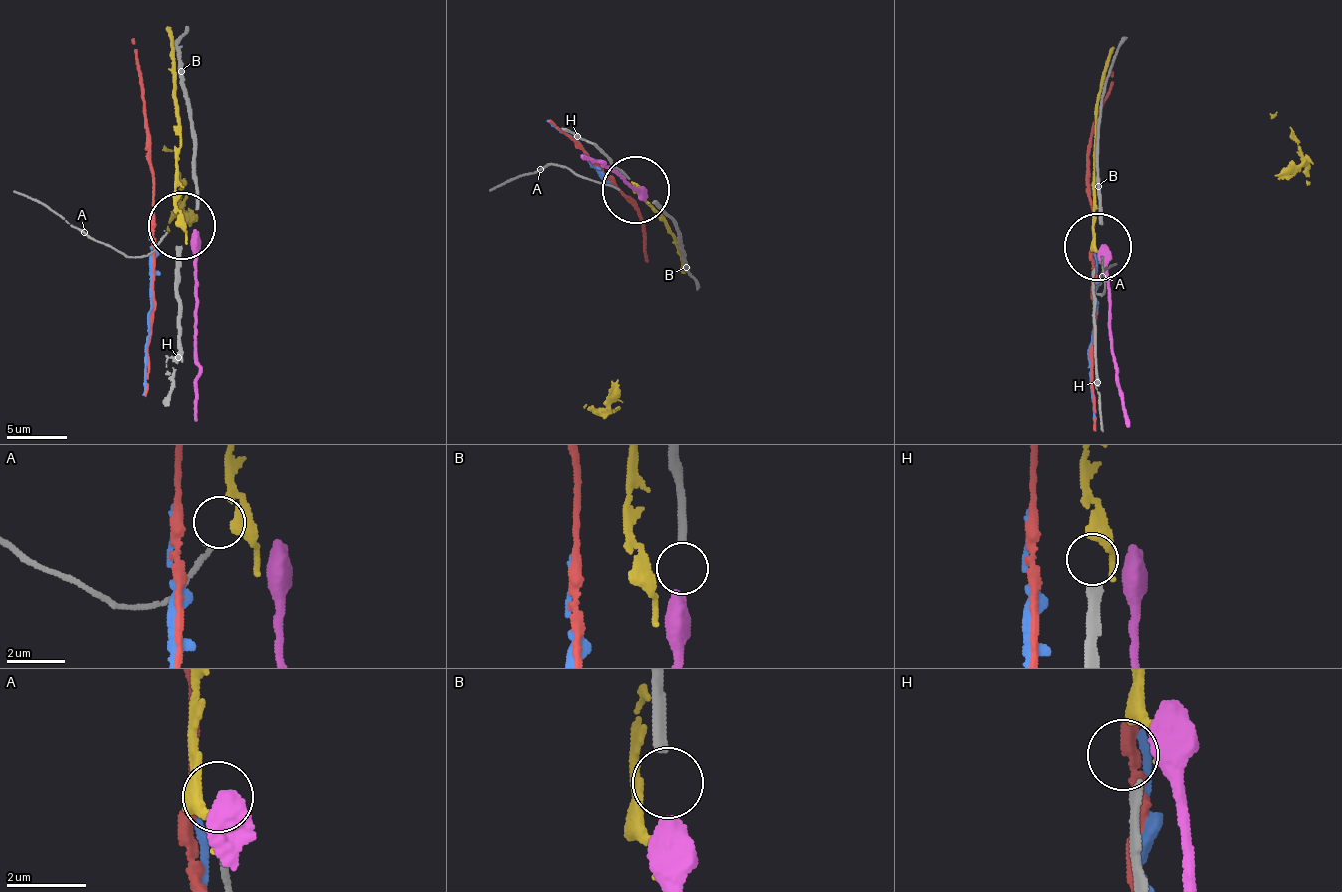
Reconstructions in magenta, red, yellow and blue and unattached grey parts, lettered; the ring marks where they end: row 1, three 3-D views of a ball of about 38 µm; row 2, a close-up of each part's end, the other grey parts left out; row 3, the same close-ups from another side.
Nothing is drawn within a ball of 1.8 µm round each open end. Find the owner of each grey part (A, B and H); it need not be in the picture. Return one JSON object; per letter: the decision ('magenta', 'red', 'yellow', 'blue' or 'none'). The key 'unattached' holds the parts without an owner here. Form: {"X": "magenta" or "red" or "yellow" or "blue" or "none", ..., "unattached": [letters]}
{"A": "none", "B": "magenta", "H": "yellow", "unattached": ["A"]}

